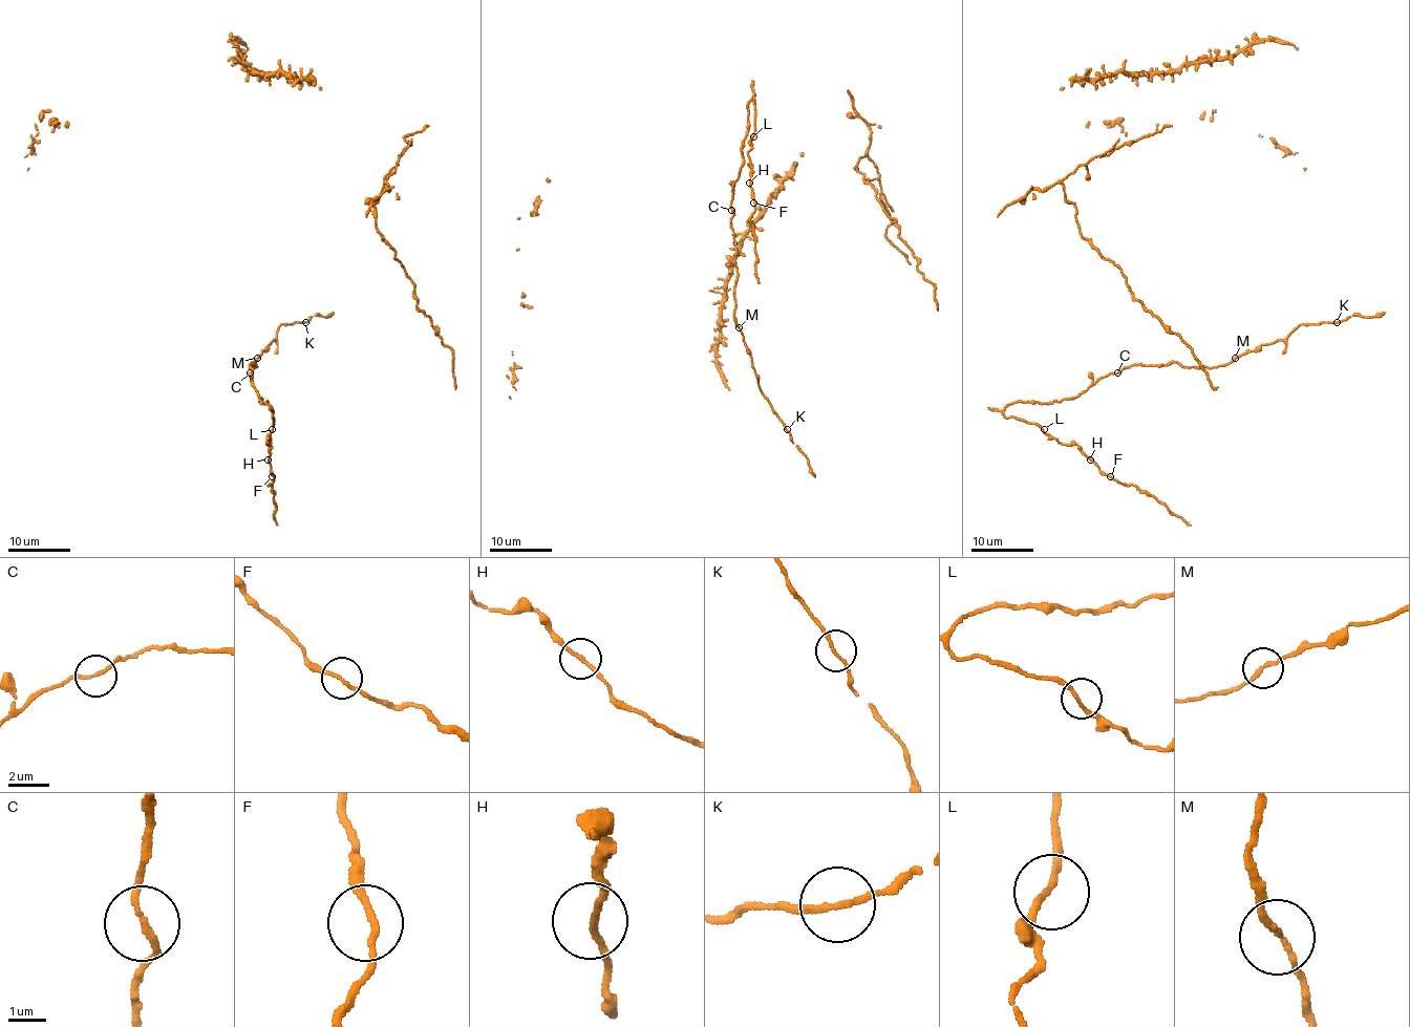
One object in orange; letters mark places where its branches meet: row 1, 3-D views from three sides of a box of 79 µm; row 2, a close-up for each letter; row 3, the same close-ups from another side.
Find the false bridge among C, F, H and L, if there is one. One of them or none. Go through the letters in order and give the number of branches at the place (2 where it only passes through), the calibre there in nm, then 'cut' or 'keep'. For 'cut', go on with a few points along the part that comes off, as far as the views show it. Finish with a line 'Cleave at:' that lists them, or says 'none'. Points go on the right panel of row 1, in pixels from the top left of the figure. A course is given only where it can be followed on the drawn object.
C: 2 branches meet; 160 nm thick; keep
F: 2 branches meet; 160 nm thick; keep
H: 2 branches meet; 170 nm thick; keep
L: 2 branches meet; 170 nm thick; keep
Cleave at: none

